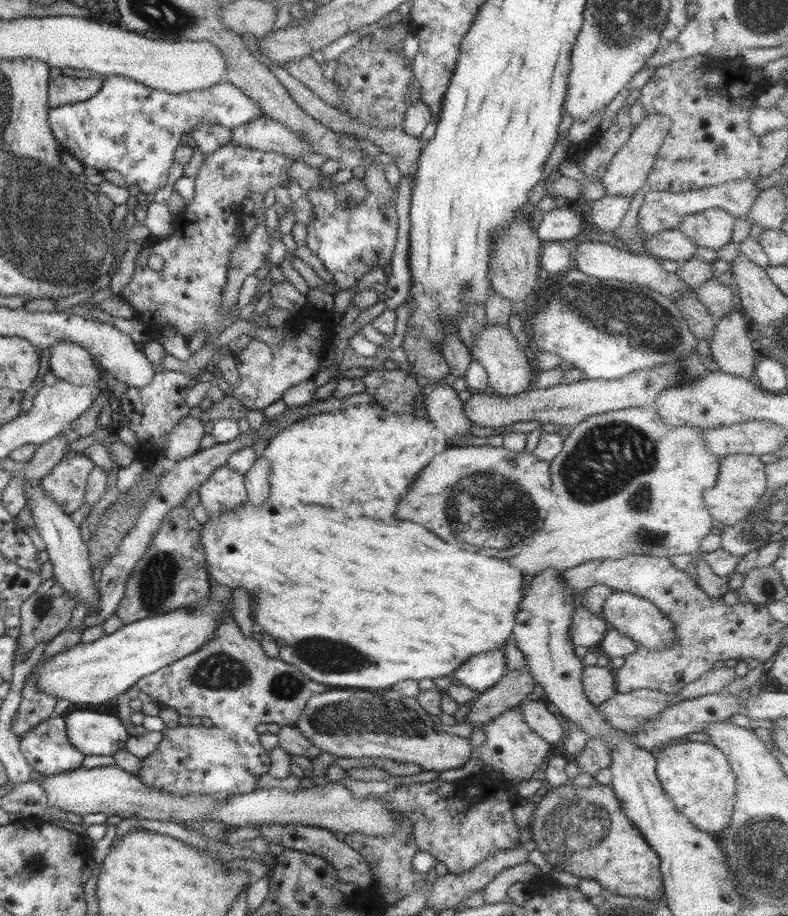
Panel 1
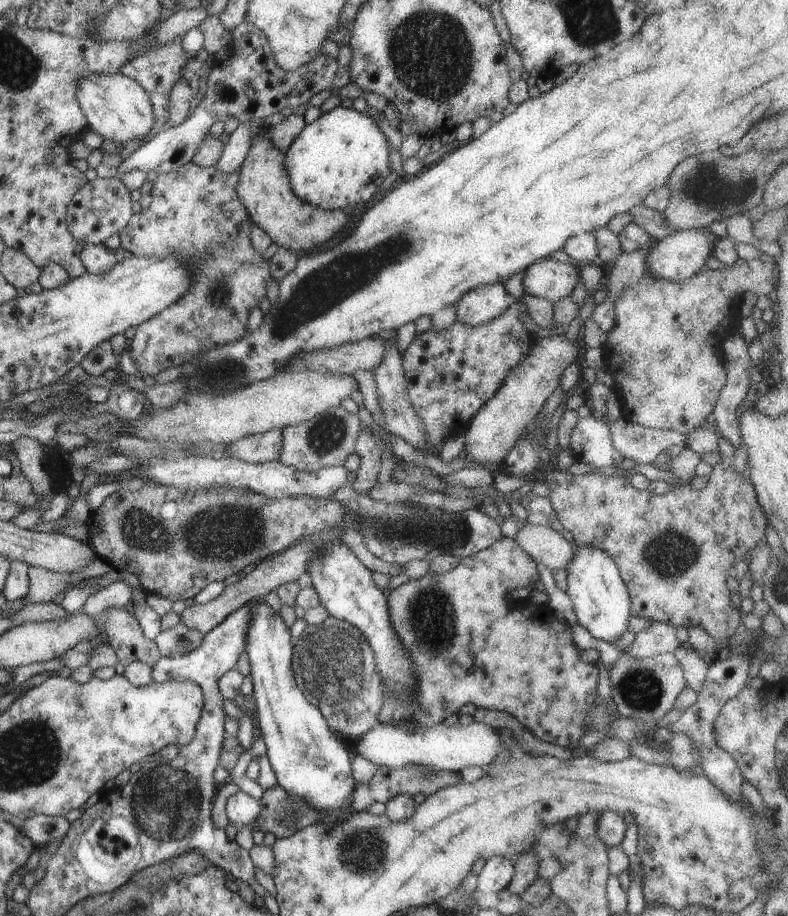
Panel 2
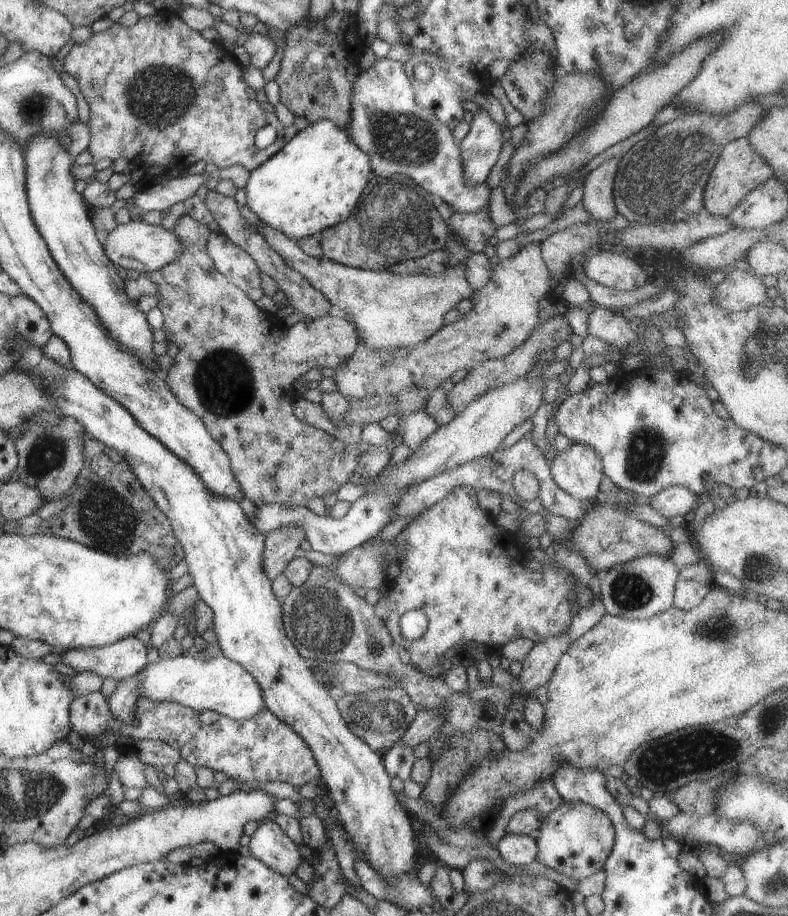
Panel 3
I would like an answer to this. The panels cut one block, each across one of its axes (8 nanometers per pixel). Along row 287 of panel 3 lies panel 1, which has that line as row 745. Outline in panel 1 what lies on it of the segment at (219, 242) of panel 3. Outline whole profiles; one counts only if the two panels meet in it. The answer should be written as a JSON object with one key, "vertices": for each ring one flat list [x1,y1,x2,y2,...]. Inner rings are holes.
{"vertices":[[226,612,208,642,202,644,201,650,160,668,150,676,140,679,137,684,140,691,145,692,151,698,155,698,161,706,172,708,180,716,200,716,210,718,213,726,222,728,224,734,238,744,238,752,234,754,234,762,244,768,244,772,250,772,254,776,266,774,271,765,269,752,262,747,258,740,259,733,256,731,258,724,294,725,300,719,308,699,312,695,322,694,328,691,325,684,310,680,302,674,298,668,287,664,279,659,269,658,263,651,260,643,255,639,245,636,231,612]]}

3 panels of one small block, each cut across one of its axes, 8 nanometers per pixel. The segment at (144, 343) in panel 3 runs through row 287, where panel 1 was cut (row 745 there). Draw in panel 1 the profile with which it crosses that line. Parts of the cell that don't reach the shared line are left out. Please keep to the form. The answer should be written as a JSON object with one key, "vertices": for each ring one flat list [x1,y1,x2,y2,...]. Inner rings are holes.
{"vertices":[[76,709,66,717,68,738,84,756,113,756,124,750,130,736,116,715]]}

